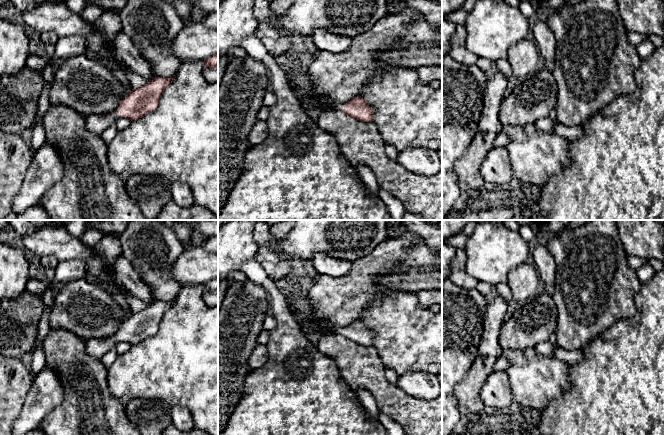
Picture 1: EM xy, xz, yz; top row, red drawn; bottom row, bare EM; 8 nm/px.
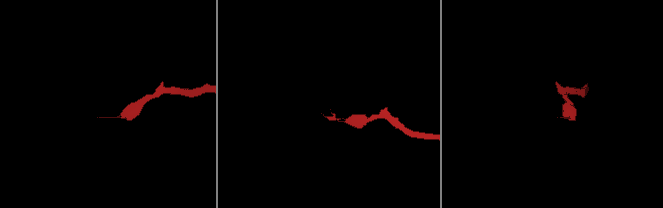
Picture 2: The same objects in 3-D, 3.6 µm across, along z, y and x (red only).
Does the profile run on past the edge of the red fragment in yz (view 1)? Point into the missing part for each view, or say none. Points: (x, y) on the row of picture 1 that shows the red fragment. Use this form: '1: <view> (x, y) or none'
1: yz (552, 116)

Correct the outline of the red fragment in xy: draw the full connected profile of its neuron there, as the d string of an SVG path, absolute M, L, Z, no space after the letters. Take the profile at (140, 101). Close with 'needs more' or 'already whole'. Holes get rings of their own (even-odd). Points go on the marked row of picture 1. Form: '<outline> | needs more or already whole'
M155 77L140 88L132 89L120 102L117 110L106 115L90 115L85 117L86 130L101 135L118 118L136 121L154 111L159 104L165 88L175 79Z | needs more

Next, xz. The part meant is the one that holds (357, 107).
M356 96L344 104L337 104L334 106L334 109L342 110L344 113L362 122L373 122L373 110L360 96Z | needs more

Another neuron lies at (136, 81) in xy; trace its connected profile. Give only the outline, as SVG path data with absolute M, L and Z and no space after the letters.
M127 67L124 68L124 72L133 89L140 88L149 82L148 80L144 79L142 76L129 70Z

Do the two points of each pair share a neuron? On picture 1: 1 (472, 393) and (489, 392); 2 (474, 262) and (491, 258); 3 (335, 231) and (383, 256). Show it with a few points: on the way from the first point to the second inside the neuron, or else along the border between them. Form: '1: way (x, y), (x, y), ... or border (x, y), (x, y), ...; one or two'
1: border (491, 372), (481, 390), (481, 399), (484, 406); two
2: way (478, 262), (487, 260); one
3: border (389, 236), (368, 254), (352, 262); two

